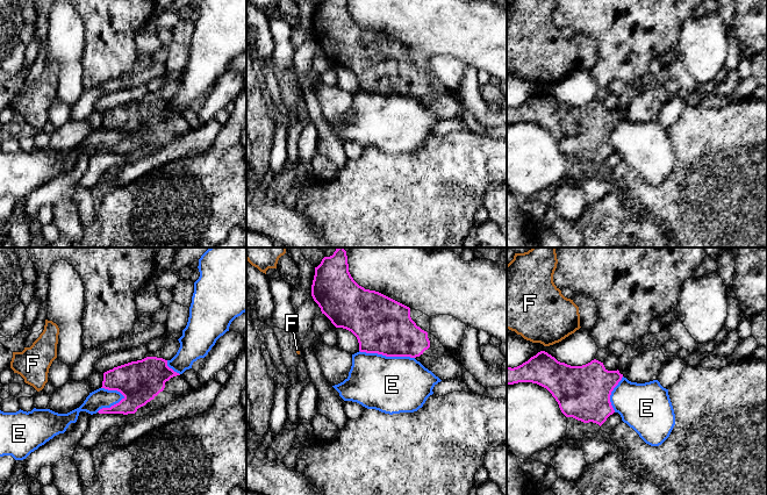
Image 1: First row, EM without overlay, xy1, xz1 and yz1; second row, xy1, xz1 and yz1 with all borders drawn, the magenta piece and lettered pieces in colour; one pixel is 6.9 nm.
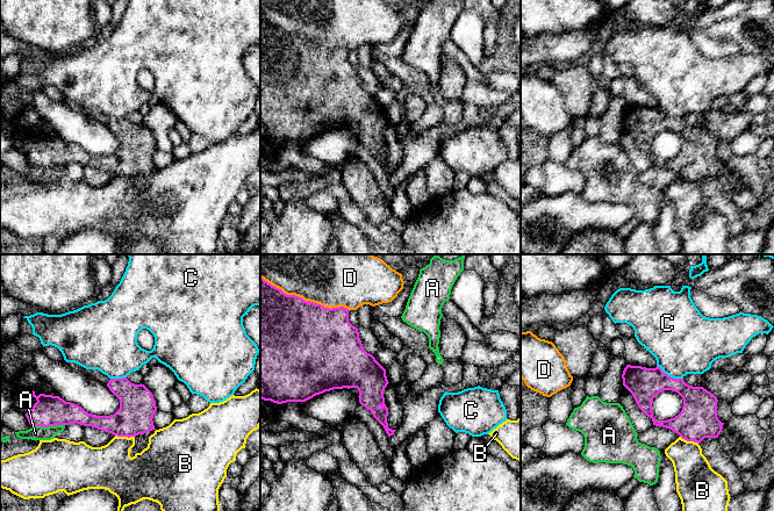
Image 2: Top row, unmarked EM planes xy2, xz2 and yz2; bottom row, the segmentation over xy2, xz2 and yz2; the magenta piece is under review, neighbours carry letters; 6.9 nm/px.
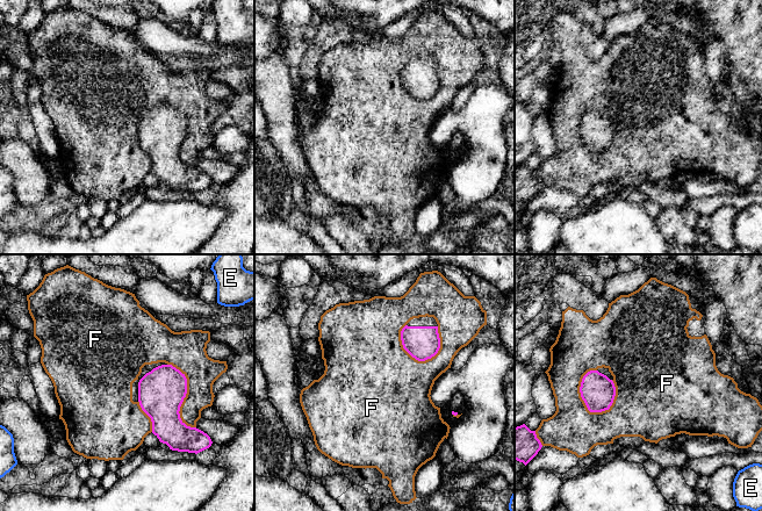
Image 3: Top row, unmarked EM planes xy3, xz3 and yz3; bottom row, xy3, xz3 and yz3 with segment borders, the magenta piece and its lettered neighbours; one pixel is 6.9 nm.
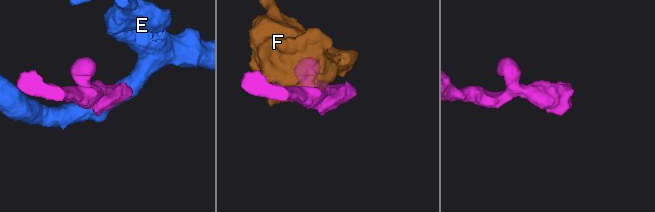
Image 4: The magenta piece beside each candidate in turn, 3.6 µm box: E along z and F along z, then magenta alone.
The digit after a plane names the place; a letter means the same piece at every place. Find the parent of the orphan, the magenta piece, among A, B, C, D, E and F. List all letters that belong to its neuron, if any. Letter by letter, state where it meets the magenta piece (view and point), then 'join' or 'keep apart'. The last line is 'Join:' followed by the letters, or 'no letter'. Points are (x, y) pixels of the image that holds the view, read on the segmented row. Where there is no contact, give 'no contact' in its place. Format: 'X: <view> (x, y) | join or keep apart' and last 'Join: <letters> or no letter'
A: xy2 (49, 425) | keep apart
B: xy2 (124, 436) | keep apart
C: yz2 (669, 376) | keep apart
D: xz2 (303, 300) | keep apart
E: xz1 (387, 356) | keep apart
F: yz3 (582, 398) | keep apart
Join: no letter

